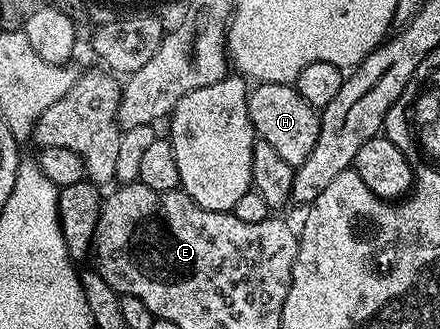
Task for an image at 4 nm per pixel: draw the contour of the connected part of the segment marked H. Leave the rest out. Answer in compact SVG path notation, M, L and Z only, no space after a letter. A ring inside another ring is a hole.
M257 83L248 90L249 114L254 134L260 140L271 143L281 158L287 159L295 167L301 165L311 151L315 151L315 139L319 139L321 118L293 85L279 83Z

